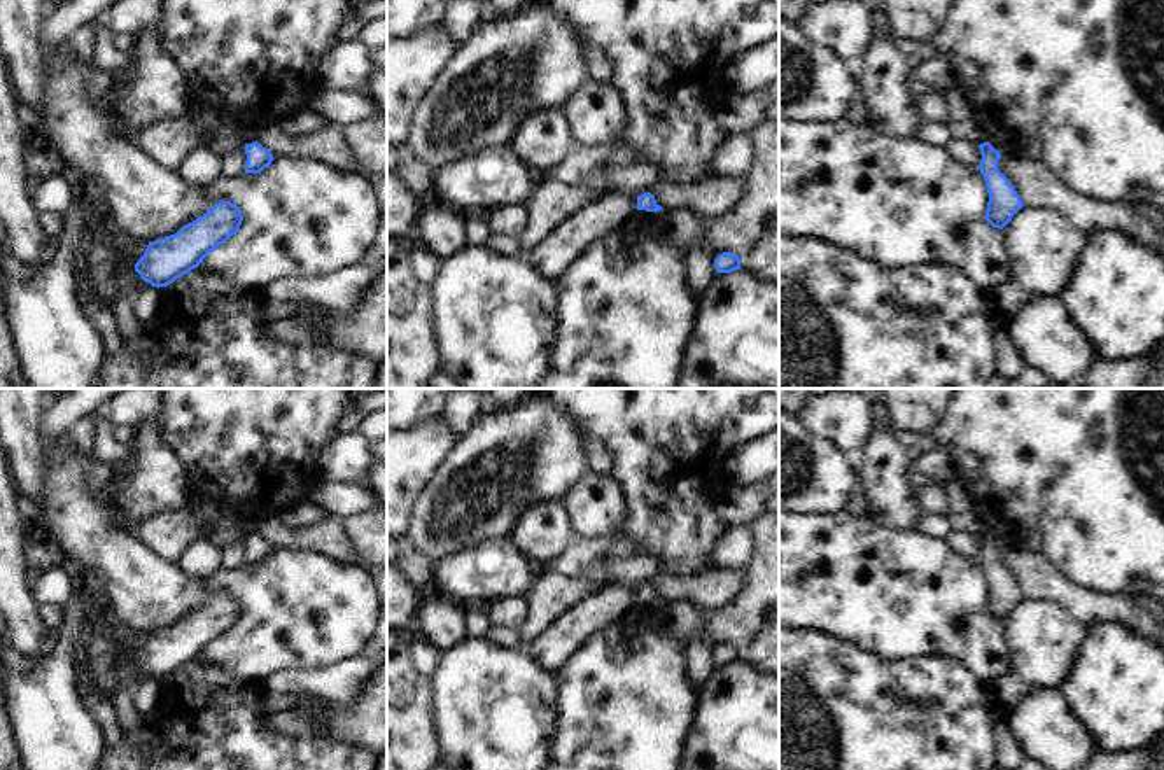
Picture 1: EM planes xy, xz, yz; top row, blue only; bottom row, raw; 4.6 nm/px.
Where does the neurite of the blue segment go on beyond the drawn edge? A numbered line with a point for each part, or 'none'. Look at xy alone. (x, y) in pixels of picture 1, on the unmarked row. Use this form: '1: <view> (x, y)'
none

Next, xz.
none

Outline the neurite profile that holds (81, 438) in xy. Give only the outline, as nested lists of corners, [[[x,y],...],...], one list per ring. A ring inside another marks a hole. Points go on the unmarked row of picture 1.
[[[107,413],[89,415],[68,432],[68,443],[79,455],[93,457],[96,420],[102,416],[107,416]]]

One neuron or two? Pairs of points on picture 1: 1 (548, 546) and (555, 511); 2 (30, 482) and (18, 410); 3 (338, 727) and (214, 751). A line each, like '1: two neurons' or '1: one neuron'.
1: one neuron
2: one neuron
3: two neurons

